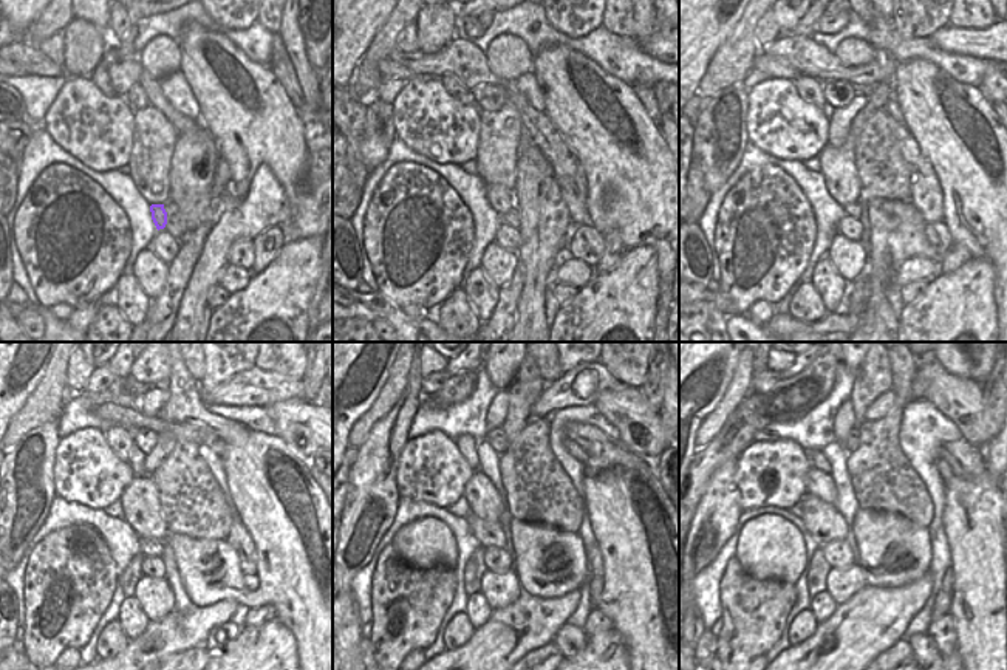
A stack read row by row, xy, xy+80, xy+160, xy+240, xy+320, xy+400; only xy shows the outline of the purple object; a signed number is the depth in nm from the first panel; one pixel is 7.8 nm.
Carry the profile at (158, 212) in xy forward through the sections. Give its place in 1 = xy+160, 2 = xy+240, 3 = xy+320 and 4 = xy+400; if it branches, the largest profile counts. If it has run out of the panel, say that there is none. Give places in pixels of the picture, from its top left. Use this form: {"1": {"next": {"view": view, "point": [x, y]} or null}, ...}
{"1": {"next": {"view": "xy+160", "point": [837, 164]}}, "2": {"next": {"view": "xy+240", "point": [141, 505]}}, "3": {"next": {"view": "xy+320", "point": [483, 499]}}, "4": {"next": {"view": "xy+400", "point": [819, 483]}}}

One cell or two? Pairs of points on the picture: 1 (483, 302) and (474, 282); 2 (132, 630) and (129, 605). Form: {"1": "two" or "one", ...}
{"1": "one", "2": "one"}

